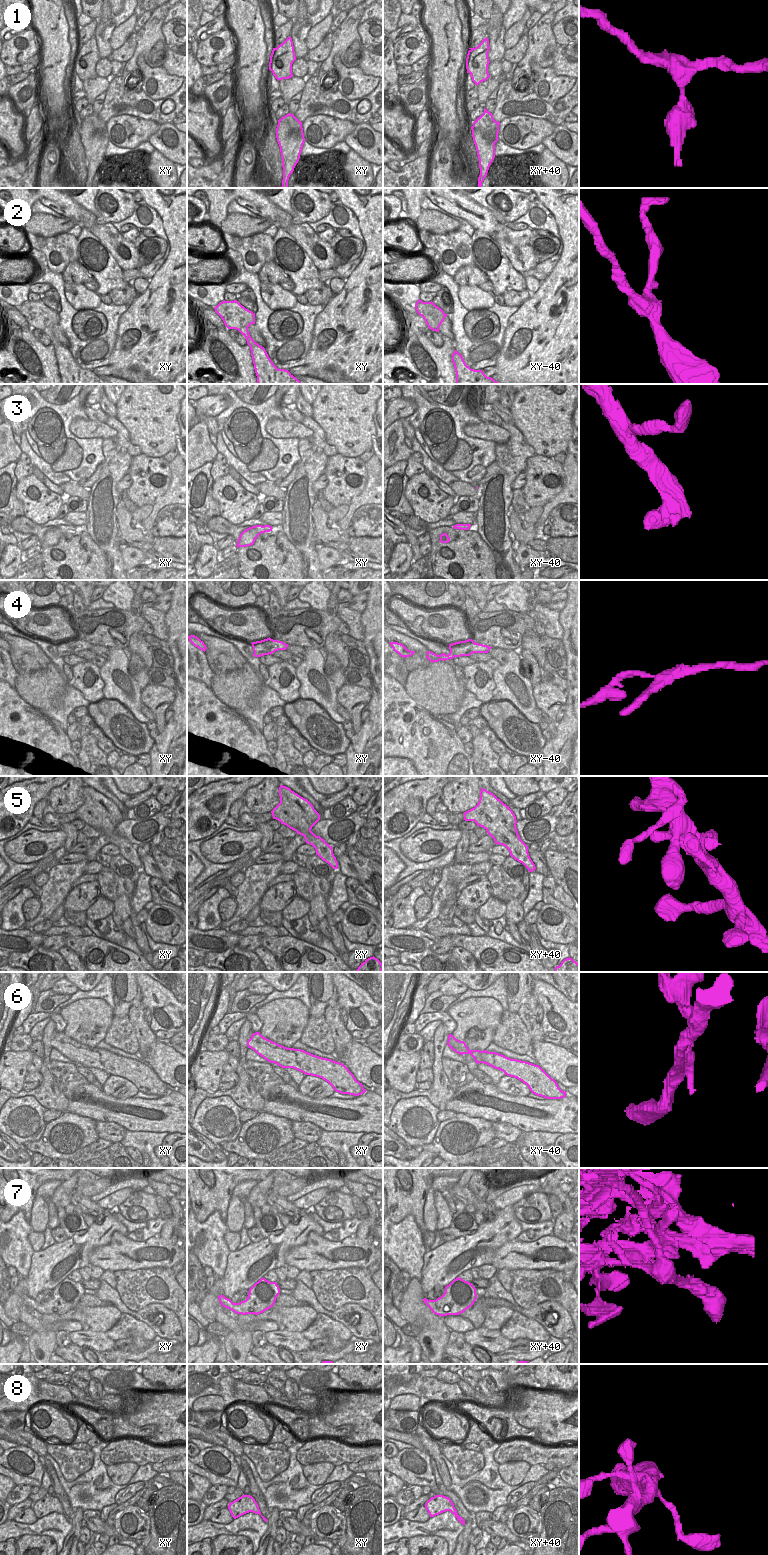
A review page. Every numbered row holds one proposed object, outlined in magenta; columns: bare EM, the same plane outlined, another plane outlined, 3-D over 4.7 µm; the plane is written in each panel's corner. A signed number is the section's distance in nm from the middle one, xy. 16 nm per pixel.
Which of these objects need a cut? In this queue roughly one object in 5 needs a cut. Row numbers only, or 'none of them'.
1, 2, 6, 7

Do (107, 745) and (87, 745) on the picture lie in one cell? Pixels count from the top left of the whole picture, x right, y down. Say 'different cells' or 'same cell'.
different cells

